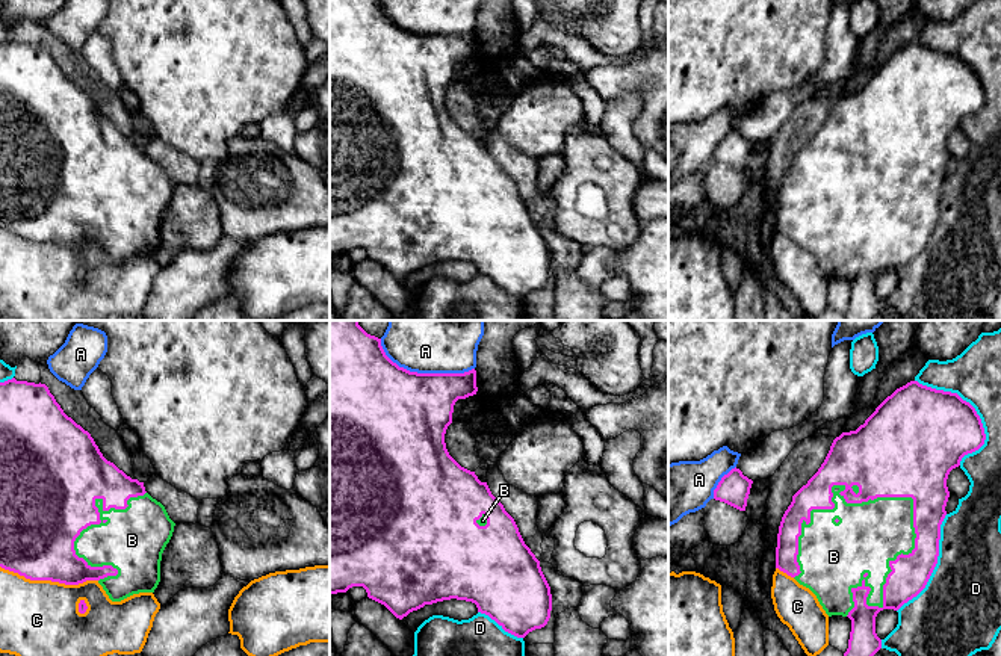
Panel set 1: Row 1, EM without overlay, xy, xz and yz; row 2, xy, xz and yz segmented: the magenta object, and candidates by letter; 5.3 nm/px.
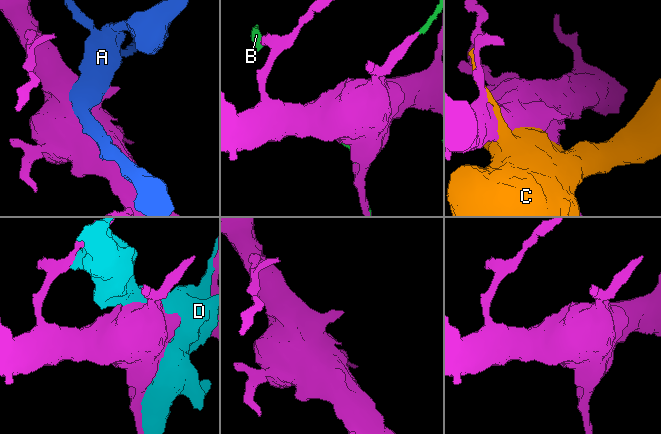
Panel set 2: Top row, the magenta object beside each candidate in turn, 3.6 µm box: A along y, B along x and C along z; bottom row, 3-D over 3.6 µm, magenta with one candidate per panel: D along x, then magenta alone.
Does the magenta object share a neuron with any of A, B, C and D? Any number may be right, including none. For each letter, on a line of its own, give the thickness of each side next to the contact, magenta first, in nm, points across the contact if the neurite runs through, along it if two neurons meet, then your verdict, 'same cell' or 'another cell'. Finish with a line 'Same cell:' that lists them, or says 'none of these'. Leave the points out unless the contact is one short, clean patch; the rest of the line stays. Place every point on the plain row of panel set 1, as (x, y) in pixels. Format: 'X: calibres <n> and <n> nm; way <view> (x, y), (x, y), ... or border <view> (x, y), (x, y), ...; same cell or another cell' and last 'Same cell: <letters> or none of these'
A: calibres 480 and 190 nm; another cell
B: calibres 200 and 320 nm; same cell
C: calibres 400 and 440 nm; another cell
D: calibres 440 and 280 nm; another cell
Same cell: B

